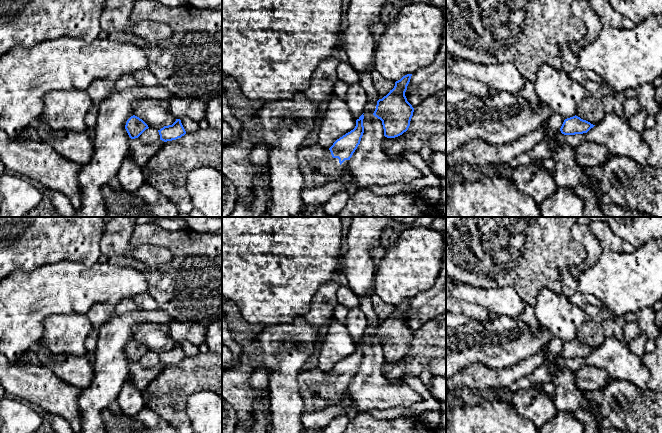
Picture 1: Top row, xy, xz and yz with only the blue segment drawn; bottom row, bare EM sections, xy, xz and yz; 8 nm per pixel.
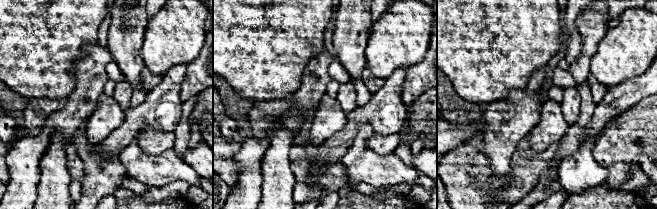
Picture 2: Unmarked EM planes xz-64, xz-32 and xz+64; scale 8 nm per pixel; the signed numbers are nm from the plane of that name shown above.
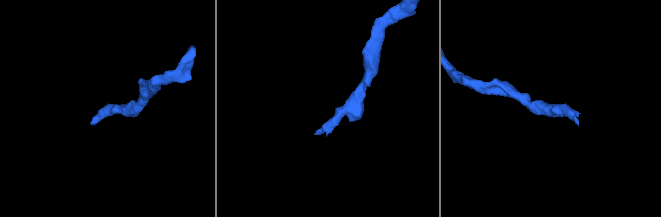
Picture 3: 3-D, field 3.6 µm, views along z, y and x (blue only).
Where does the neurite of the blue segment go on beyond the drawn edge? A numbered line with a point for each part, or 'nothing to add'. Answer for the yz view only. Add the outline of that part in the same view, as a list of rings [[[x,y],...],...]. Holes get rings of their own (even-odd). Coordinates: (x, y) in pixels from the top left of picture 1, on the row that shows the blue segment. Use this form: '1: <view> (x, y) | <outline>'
nothing to add

